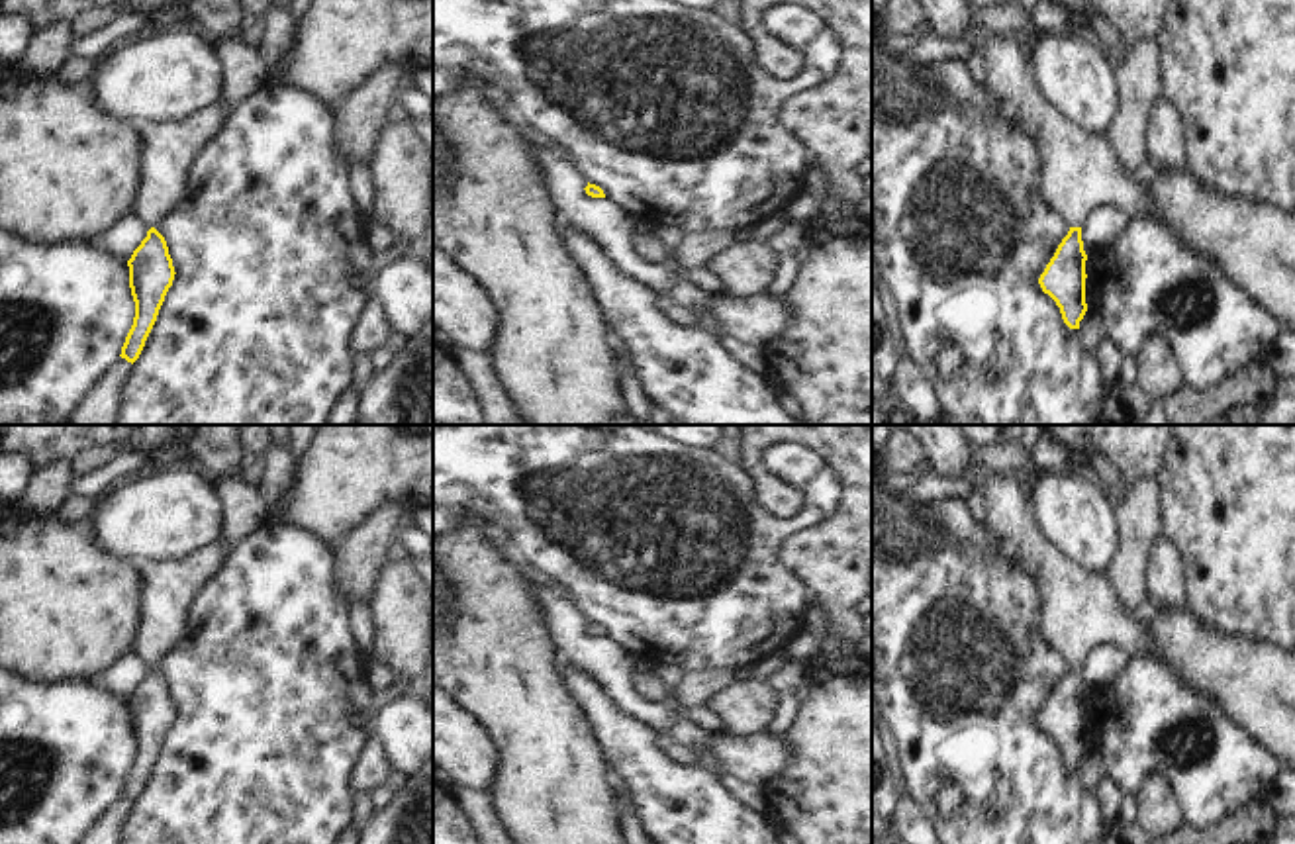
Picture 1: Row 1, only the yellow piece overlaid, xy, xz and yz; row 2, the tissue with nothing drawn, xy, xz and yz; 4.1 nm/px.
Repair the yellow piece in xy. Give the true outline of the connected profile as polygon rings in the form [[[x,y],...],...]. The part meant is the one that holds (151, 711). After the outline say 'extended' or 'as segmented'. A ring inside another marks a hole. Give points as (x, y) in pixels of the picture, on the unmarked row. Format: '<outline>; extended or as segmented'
[[[219,535],[178,562],[147,562],[139,570],[141,615],[129,652],[149,670],[127,699],[135,756],[120,795],[131,803],[139,797],[176,713],[167,680],[155,664],[182,638],[196,593],[227,554]]]; extended

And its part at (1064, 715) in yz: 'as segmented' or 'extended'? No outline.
extended

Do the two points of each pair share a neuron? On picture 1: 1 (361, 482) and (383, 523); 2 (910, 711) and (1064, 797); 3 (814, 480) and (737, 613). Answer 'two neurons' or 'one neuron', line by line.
1: two neurons
2: one neuron
3: one neuron

